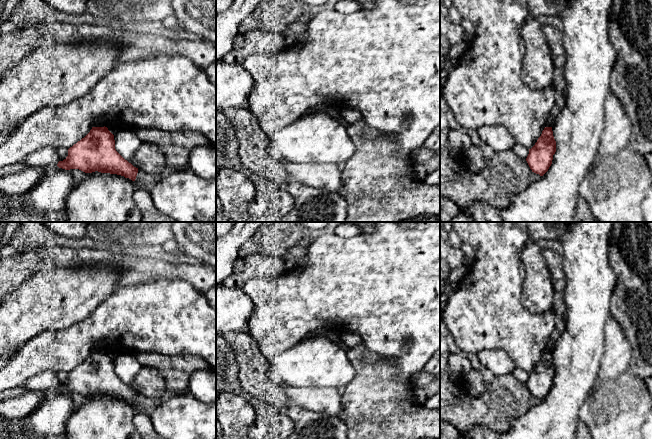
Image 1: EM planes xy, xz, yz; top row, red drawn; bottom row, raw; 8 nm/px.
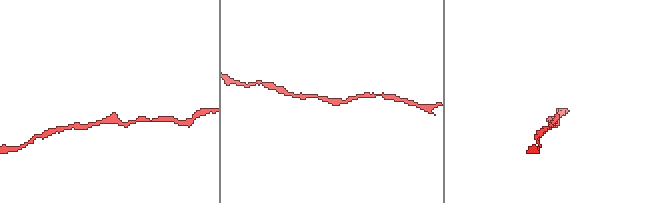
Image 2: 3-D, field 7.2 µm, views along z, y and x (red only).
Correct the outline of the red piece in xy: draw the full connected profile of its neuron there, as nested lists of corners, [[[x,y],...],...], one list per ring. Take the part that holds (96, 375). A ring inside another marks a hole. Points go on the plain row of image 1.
[[[92,351],[90,356],[68,373],[68,380],[59,385],[59,392],[79,393],[124,400],[135,405],[138,392],[125,384],[115,373],[114,359],[107,351]]]

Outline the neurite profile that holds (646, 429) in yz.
[[[652,408],[646,418],[646,421],[641,426],[641,433],[643,439],[652,439]]]

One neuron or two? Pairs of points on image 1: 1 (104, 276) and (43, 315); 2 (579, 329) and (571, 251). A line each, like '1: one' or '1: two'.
1: one
2: one

